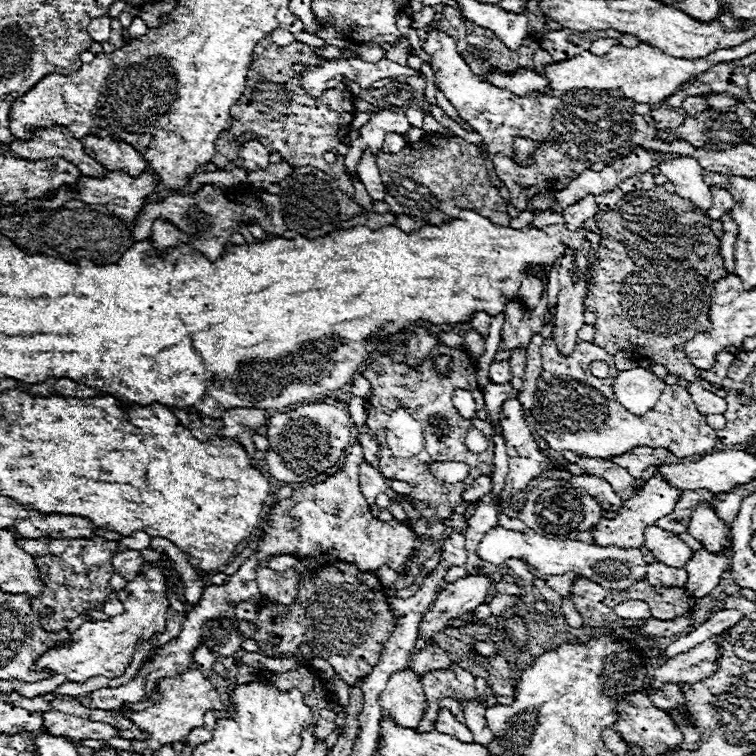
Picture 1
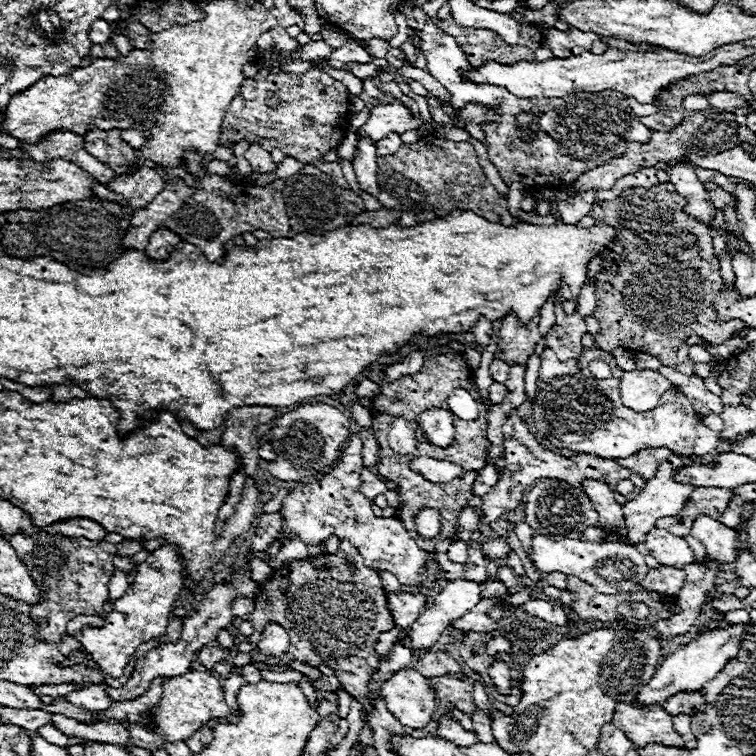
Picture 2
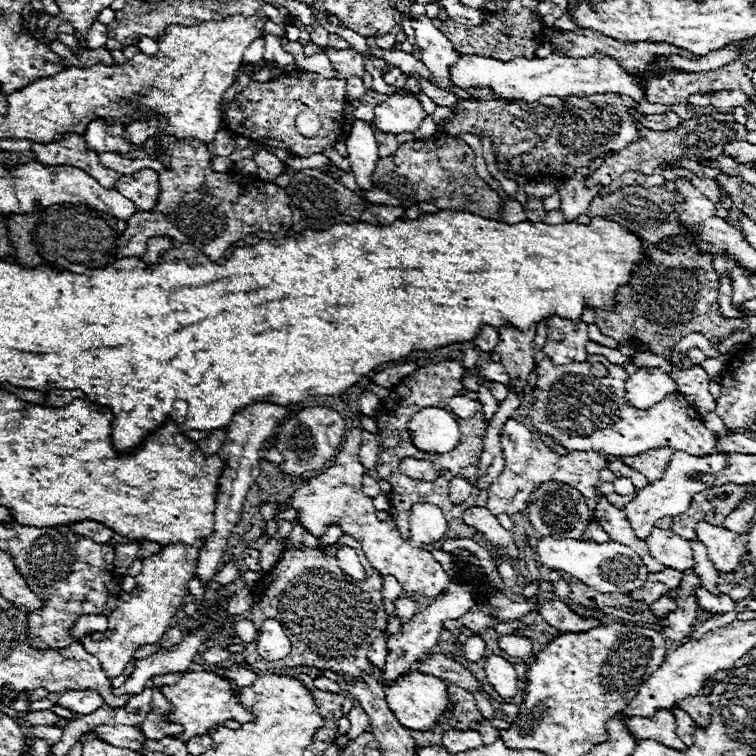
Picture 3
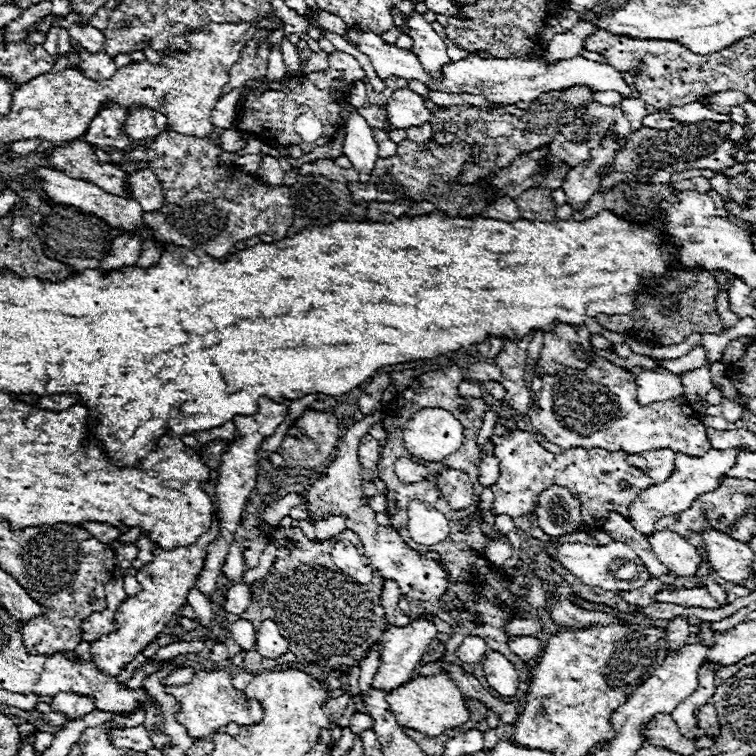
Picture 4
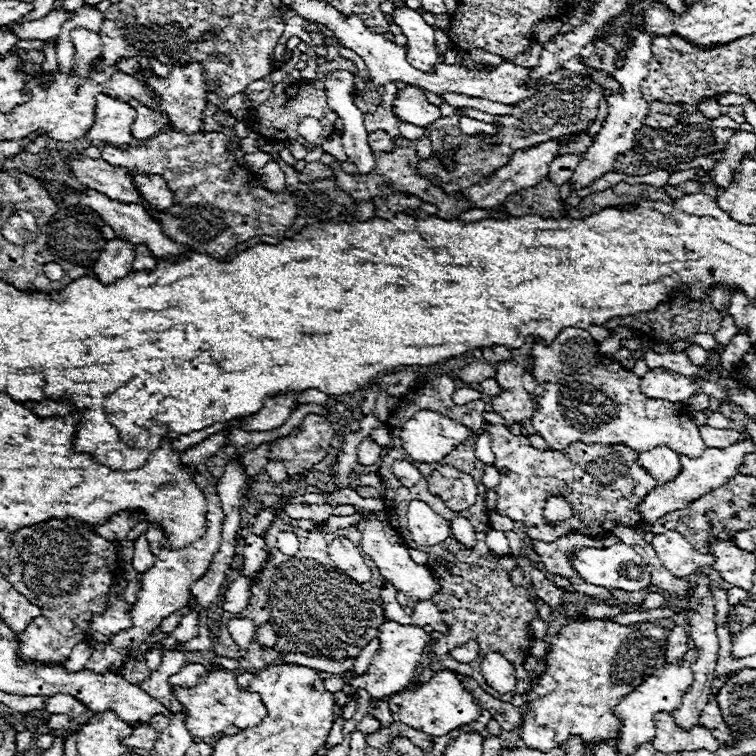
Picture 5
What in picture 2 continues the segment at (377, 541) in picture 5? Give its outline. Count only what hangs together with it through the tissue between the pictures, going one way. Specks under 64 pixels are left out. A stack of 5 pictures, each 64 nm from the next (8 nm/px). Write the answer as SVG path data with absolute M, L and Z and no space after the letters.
M352 432L350 438L346 440L342 452L340 452L340 458L336 462L336 466L332 468L332 472L324 474L320 480L314 480L310 484L304 484L304 486L298 486L296 490L292 490L286 498L284 498L284 504L282 504L282 514L286 516L286 522L282 526L282 532L288 532L286 538L290 534L298 534L306 544L322 544L332 532L342 540L350 540L350 544L354 544L360 552L360 556L364 558L364 564L372 570L388 570L392 572L402 586L432 586L438 582L440 578L440 566L438 562L432 558L432 554L428 554L426 550L418 548L416 546L416 540L412 540L406 532L406 528L402 526L400 520L392 518L392 520L382 520L378 516L374 516L372 512L372 502L360 492L360 472L362 472L364 464L362 464L362 440L360 440L360 434L358 432Z

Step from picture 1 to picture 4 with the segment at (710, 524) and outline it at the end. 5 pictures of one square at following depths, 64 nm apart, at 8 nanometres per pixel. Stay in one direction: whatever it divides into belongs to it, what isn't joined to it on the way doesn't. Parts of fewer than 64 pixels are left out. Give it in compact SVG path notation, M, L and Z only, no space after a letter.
M704 530L702 538L714 572L726 582L744 586L752 574L752 550L746 544L736 542L728 534L720 534L718 530Z

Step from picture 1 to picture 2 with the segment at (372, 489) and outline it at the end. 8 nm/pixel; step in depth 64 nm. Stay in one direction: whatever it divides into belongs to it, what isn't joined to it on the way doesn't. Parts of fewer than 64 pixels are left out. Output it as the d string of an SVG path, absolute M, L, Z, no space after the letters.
M362 470L362 486L360 486L360 490L362 490L362 494L366 496L366 498L370 498L370 500L374 500L378 494L384 494L386 492L386 486L384 486L384 480L382 478L378 478L372 470Z

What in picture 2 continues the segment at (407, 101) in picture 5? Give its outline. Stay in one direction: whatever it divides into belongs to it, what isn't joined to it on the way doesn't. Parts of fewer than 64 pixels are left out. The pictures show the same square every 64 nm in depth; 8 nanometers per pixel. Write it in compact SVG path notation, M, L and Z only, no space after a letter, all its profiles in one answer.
M394 100L392 104L374 106L368 122L360 130L376 142L390 132L402 134L406 130L418 130L420 126L422 126L422 118L412 116L408 106L404 106L400 100Z

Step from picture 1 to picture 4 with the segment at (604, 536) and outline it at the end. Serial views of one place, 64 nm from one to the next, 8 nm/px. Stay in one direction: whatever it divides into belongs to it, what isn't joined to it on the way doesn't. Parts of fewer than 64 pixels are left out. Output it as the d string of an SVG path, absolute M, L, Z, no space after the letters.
M728 448L728 450L708 450L704 456L686 456L686 454L676 454L676 470L672 472L672 478L668 478L662 484L654 484L636 502L630 506L630 522L640 530L644 536L652 534L652 526L658 518L668 516L668 514L678 514L684 512L700 494L716 490L716 486L722 484L726 472L736 464L736 458L742 450L738 448Z

